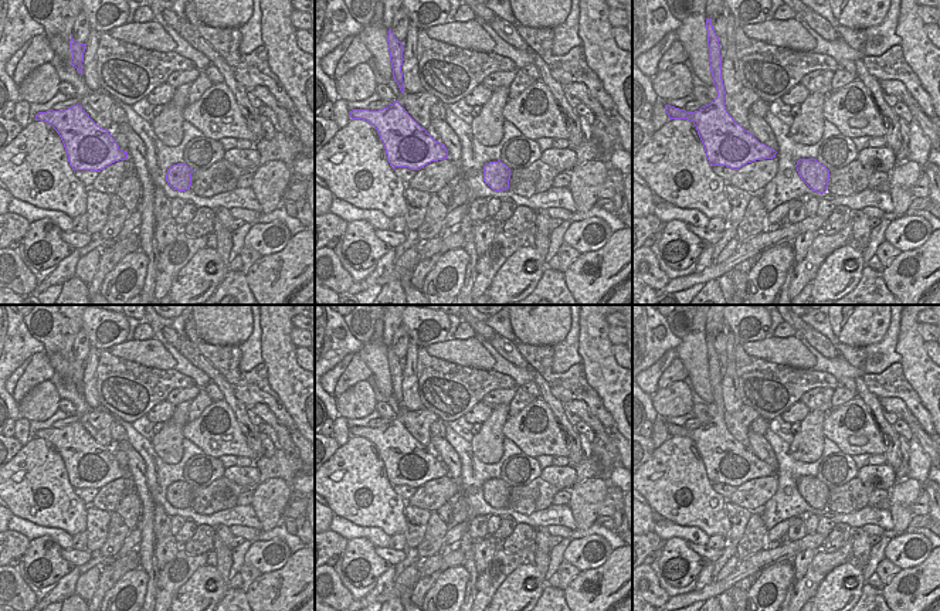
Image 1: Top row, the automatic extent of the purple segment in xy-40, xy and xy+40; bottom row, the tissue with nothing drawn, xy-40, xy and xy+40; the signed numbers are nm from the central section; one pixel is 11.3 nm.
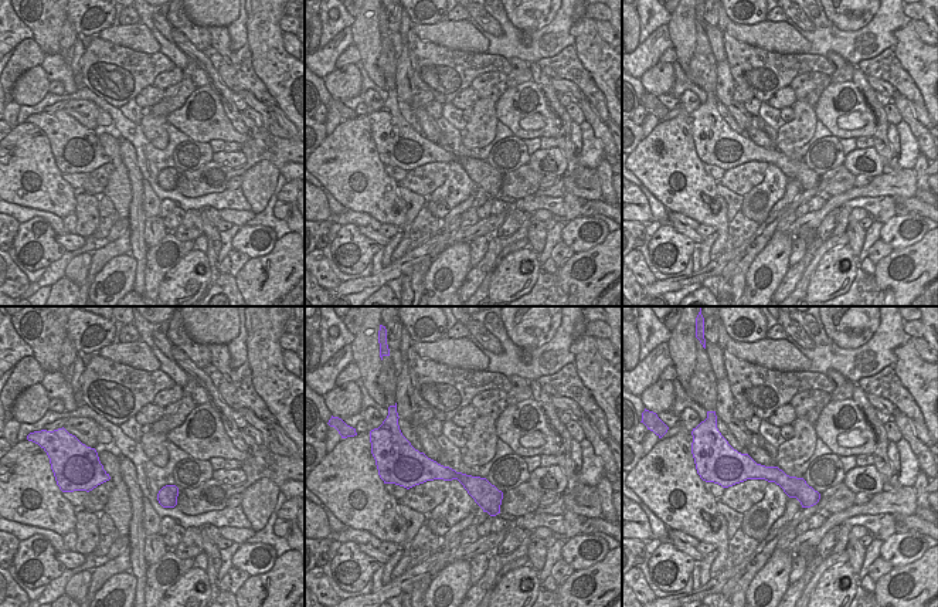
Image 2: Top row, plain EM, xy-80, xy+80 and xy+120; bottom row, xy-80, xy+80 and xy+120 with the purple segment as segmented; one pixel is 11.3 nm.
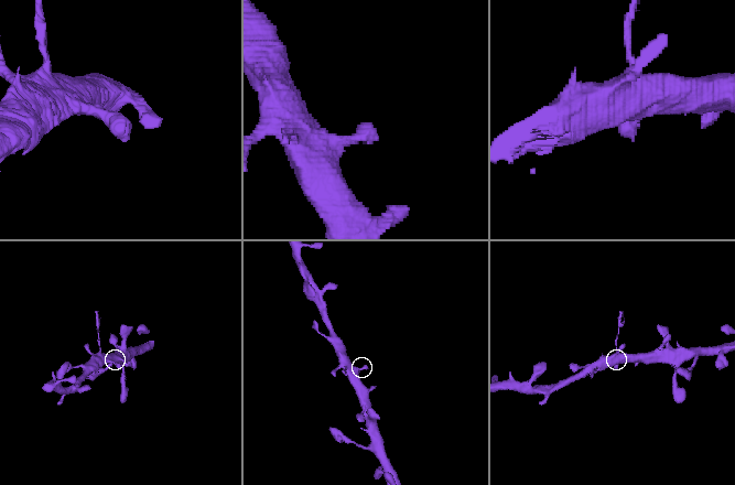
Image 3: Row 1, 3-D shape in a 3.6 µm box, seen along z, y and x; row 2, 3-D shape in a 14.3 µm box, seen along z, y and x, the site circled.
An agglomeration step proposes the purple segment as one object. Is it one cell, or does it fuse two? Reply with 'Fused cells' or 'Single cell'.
Fused cells

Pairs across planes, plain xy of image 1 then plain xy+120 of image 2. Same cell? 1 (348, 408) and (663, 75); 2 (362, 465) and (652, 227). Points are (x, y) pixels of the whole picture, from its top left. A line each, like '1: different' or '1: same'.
1: same
2: different

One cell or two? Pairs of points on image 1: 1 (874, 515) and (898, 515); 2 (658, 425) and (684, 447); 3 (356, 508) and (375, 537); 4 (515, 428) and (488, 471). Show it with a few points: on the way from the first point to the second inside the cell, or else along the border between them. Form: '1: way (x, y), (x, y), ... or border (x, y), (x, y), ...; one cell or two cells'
1: border (889, 509), (893, 529); two cells
2: border (669, 437), (655, 450); two cells
3: border (336, 515), (359, 525), (379, 526), (390, 536); two cells
4: border (505, 437), (522, 451); two cells

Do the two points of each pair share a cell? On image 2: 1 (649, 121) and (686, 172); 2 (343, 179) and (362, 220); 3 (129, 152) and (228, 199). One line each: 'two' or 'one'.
1: two
2: two
3: two

